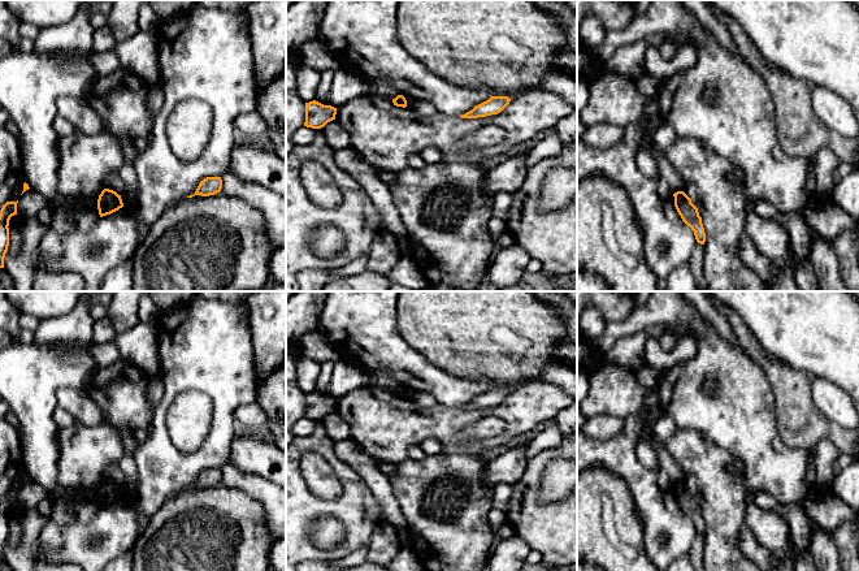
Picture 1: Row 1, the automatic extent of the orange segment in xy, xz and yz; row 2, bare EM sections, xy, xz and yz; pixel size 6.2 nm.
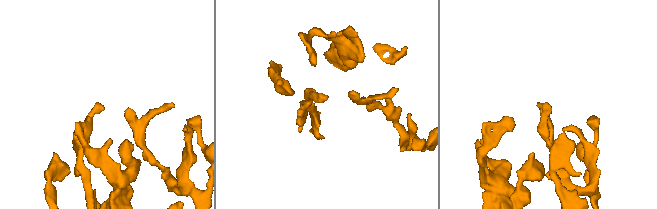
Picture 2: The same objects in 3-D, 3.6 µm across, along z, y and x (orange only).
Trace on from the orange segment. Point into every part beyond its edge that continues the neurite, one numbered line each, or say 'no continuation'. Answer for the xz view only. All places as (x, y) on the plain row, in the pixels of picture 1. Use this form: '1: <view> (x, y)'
no continuation

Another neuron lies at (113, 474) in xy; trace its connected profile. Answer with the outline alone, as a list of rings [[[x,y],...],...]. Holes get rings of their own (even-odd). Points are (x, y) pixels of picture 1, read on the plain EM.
[[[118,463],[110,464],[105,473],[105,480],[116,483],[118,486],[125,485],[125,476],[120,470]]]

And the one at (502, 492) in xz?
[[[500,483],[500,484],[495,485],[493,489],[494,489],[493,509],[504,511],[508,498],[512,494],[511,485],[506,484],[506,483]]]

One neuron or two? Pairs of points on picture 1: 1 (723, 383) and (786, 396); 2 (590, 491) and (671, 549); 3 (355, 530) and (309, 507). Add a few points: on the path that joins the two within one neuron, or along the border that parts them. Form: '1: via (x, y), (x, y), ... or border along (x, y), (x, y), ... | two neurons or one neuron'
1: border along (759, 366), (773, 394), (775, 420), (777, 423) | two neurons
2: border along (633, 500), (642, 527), (641, 548) | two neurons
3: via (346, 518), (335, 507), (321, 507) | one neuron

